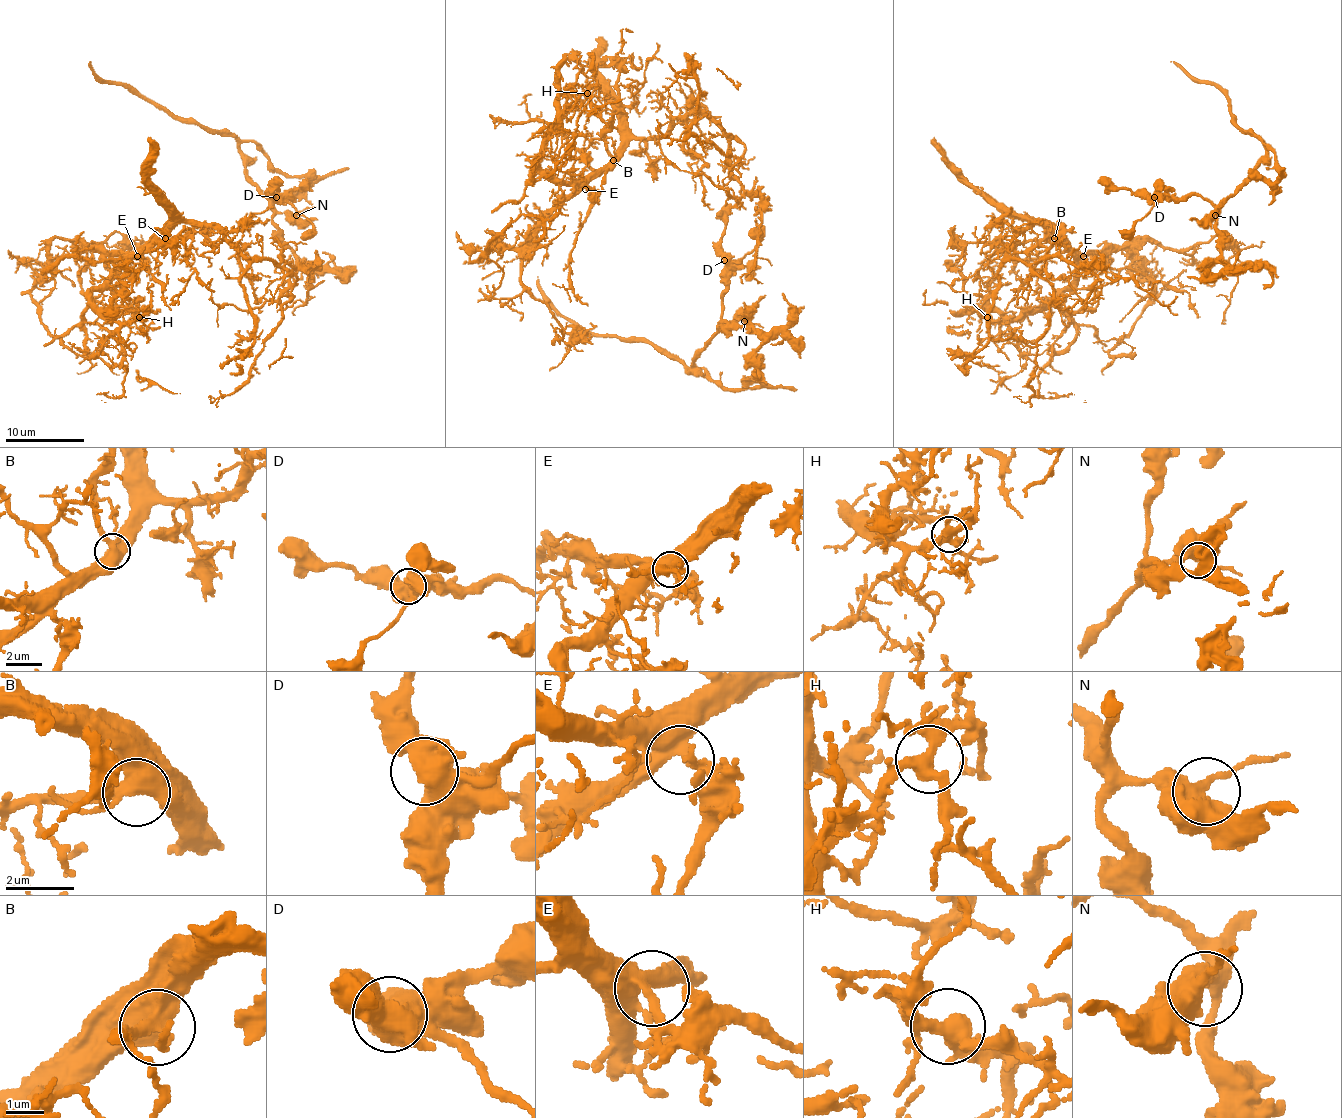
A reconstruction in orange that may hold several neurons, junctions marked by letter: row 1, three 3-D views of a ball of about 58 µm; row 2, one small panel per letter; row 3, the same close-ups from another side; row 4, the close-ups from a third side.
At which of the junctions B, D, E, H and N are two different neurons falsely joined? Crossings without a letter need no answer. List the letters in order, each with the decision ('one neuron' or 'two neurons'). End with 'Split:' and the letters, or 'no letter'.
B: one neuron
D: one neuron
E: one neuron
H: one neuron
N: one neuron
Split: no letter

